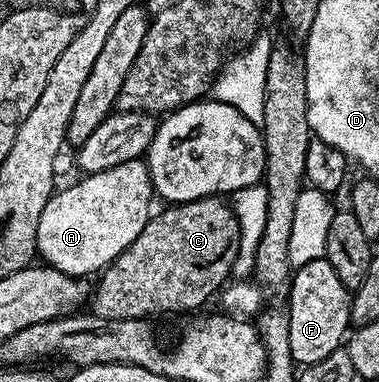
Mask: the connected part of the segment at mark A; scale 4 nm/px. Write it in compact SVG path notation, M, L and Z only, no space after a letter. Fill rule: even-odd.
M144 159L123 162L105 171L84 175L81 181L54 193L42 209L37 226L36 253L46 265L75 277L97 274L121 254L141 234L152 217L151 200L155 198L151 173Z

